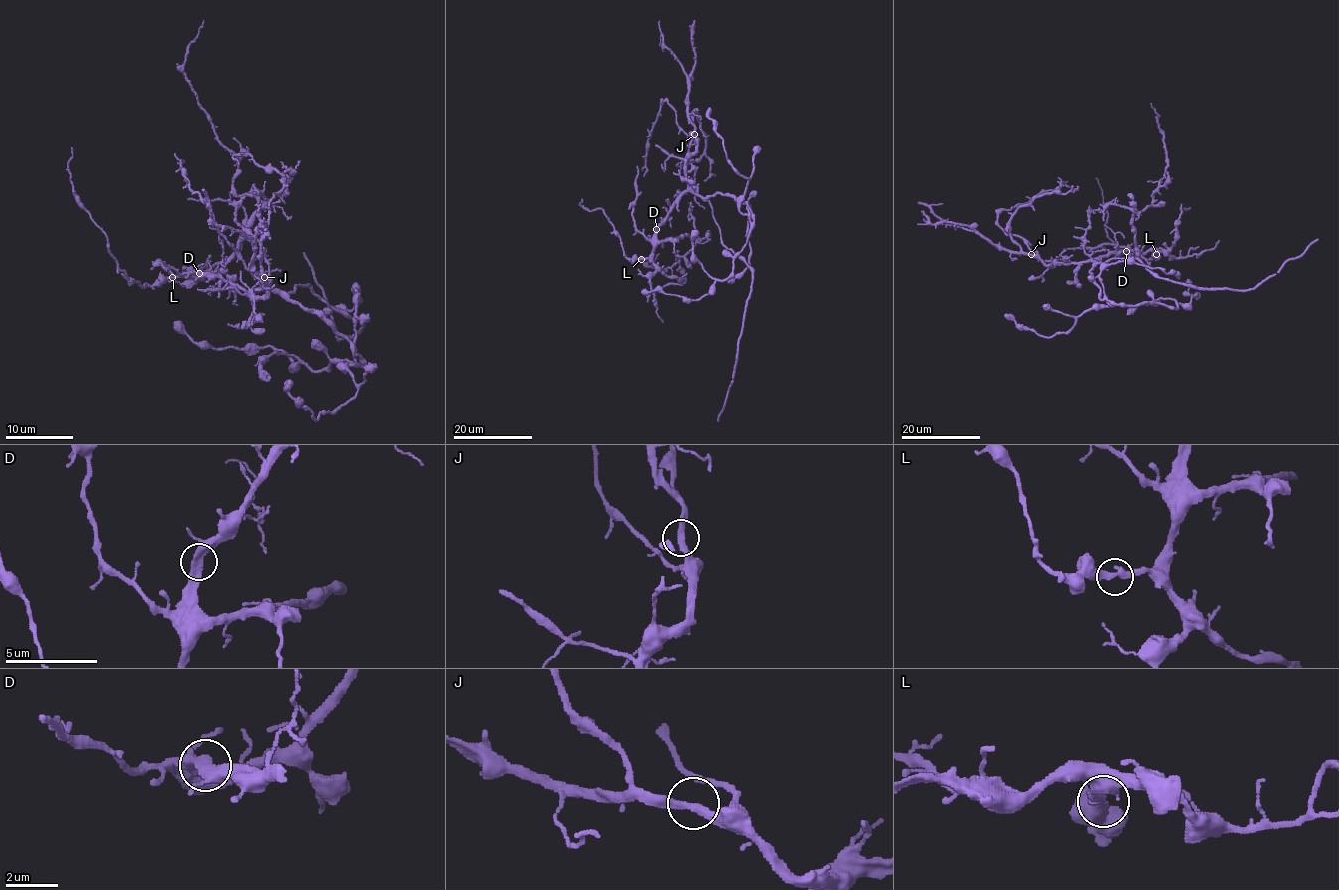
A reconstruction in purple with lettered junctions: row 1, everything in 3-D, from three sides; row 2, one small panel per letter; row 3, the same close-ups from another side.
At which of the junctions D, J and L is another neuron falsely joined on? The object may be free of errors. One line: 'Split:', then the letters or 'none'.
Split: none

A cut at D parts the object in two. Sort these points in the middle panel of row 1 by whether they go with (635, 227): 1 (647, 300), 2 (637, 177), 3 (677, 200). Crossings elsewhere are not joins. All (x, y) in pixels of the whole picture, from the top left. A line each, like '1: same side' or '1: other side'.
1: same side
2: same side
3: other side

